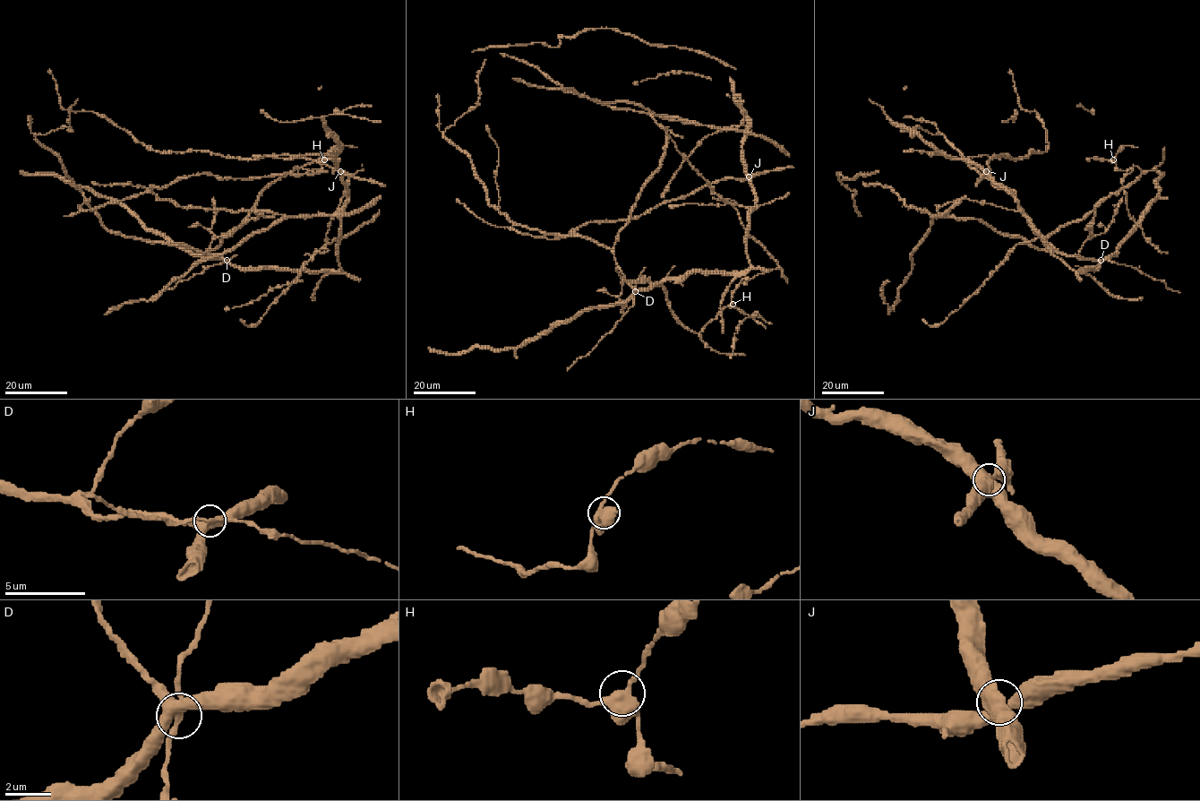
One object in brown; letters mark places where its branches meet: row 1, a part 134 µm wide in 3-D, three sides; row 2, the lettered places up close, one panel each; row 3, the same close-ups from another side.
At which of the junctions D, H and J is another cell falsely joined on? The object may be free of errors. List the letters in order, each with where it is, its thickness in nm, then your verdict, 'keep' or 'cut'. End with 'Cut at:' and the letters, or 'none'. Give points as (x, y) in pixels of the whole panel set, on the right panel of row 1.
D: place (1101, 260); calibre 360 nm; cut
H: place (1113, 159); calibre 360 nm; keep
J: place (986, 171); calibre 440 nm; keep
Cut at: D

